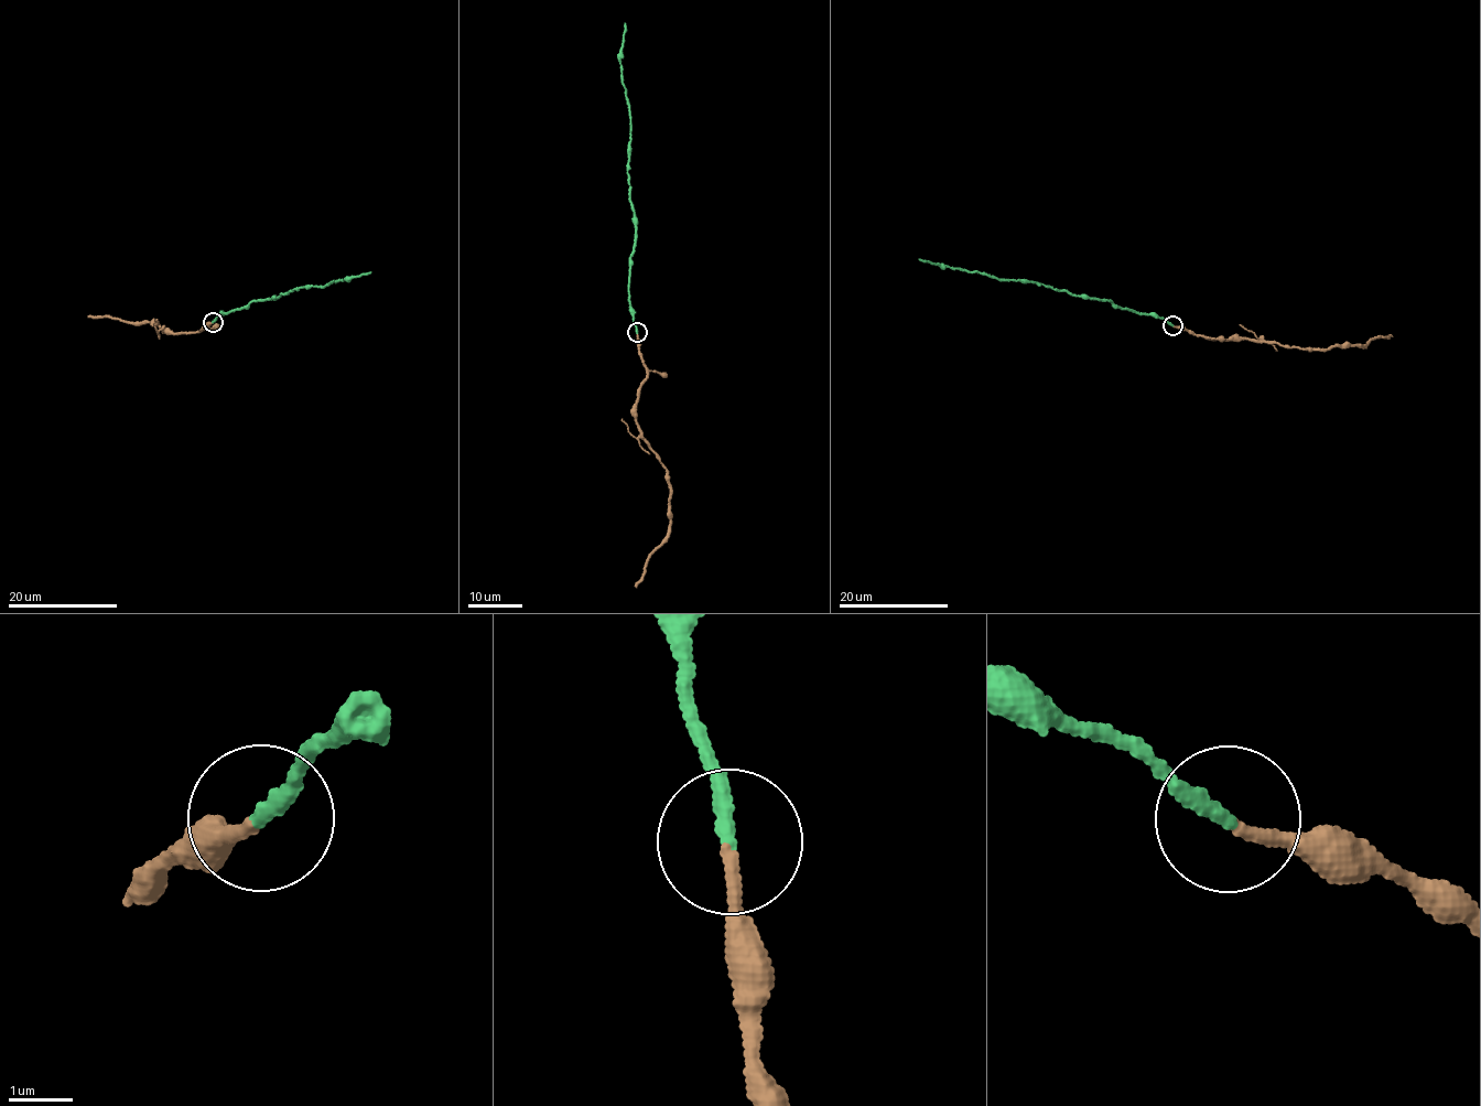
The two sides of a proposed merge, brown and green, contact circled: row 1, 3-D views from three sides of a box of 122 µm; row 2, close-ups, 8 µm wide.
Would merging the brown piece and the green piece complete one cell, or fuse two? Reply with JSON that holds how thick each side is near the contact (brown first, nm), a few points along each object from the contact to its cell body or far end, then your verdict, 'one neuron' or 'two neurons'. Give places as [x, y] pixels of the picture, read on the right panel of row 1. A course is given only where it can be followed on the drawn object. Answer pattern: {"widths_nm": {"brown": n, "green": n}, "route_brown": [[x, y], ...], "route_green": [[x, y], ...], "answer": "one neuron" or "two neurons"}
{"widths_nm": {"brown": 190, "green": 240}, "route_brown": [[1173, 324], [1208, 339], [1275, 341], [1303, 350], [1365, 345], [1370, 340], [1393, 336]], "route_green": [[1171, 324], [1157, 317], [1115, 307], [1109, 300], [1072, 296], [1041, 283], [997, 280], [919, 258]], "answer": "one neuron"}

